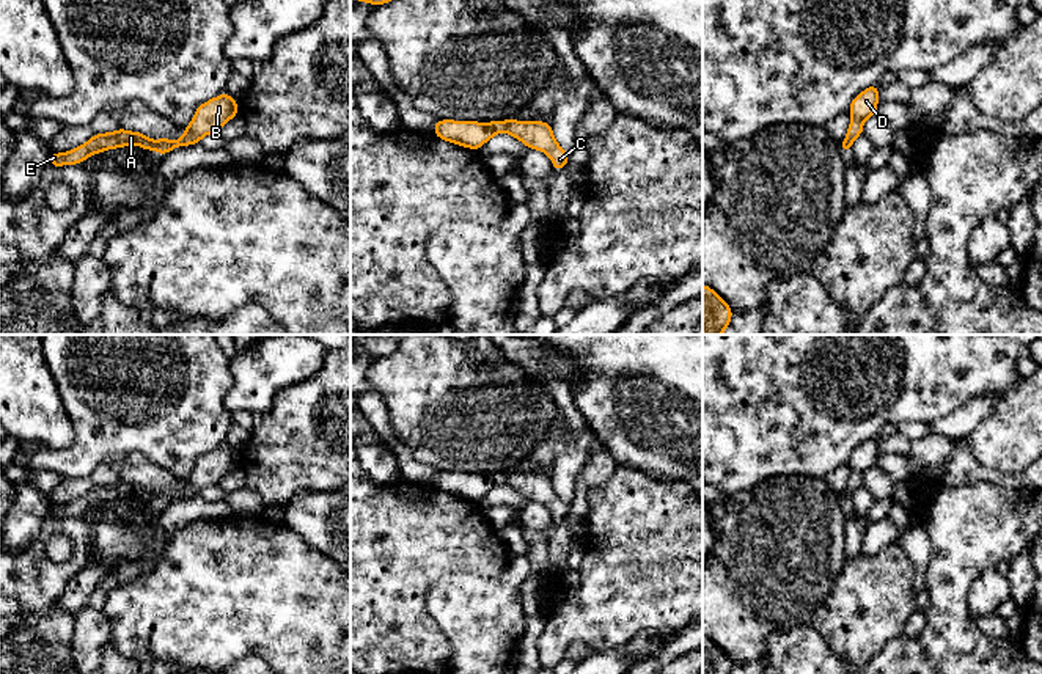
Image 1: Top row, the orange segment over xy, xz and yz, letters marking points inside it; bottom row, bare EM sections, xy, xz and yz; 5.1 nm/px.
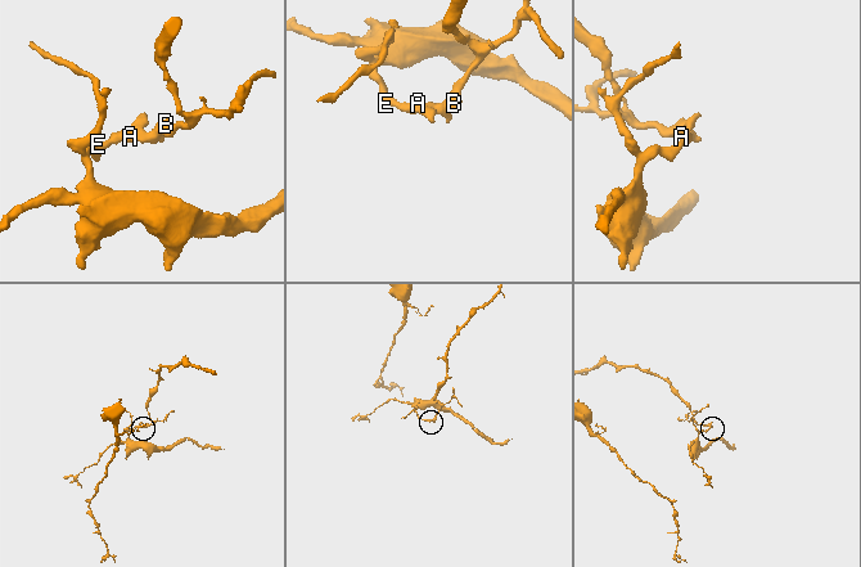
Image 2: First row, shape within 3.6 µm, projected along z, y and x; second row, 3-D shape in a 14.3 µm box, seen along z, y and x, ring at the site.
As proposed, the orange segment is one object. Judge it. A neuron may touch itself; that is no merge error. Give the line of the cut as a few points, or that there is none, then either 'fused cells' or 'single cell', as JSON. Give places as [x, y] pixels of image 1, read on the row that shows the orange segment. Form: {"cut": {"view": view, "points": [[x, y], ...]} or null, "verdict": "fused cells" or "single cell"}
{"cut": {"view": "xz", "points": [[506, 121], [503, 131]]}, "verdict": "fused cells"}

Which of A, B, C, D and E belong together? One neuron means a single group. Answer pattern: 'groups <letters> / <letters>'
groups A D E / B C

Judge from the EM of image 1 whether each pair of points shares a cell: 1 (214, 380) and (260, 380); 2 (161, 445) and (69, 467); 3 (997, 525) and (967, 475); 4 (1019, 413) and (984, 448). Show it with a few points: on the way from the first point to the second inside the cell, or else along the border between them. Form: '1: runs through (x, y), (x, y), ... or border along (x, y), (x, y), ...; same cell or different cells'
1: border along (230, 360), (231, 388), (225, 407), (231, 415); different cells
2: runs through (139, 440), (98, 440), (91, 446); same cell
3: border along (1008, 486), (973, 481), (943, 486), (935, 492); different cells
4: runs through (1011, 421), (992, 440); same cell

